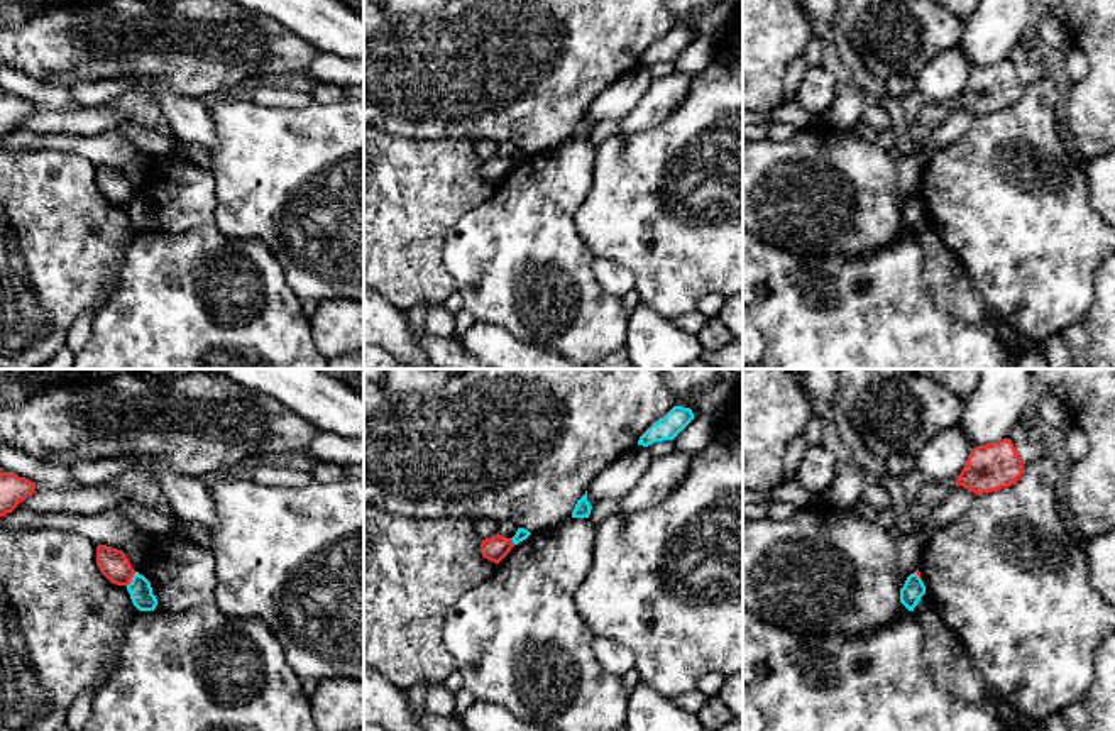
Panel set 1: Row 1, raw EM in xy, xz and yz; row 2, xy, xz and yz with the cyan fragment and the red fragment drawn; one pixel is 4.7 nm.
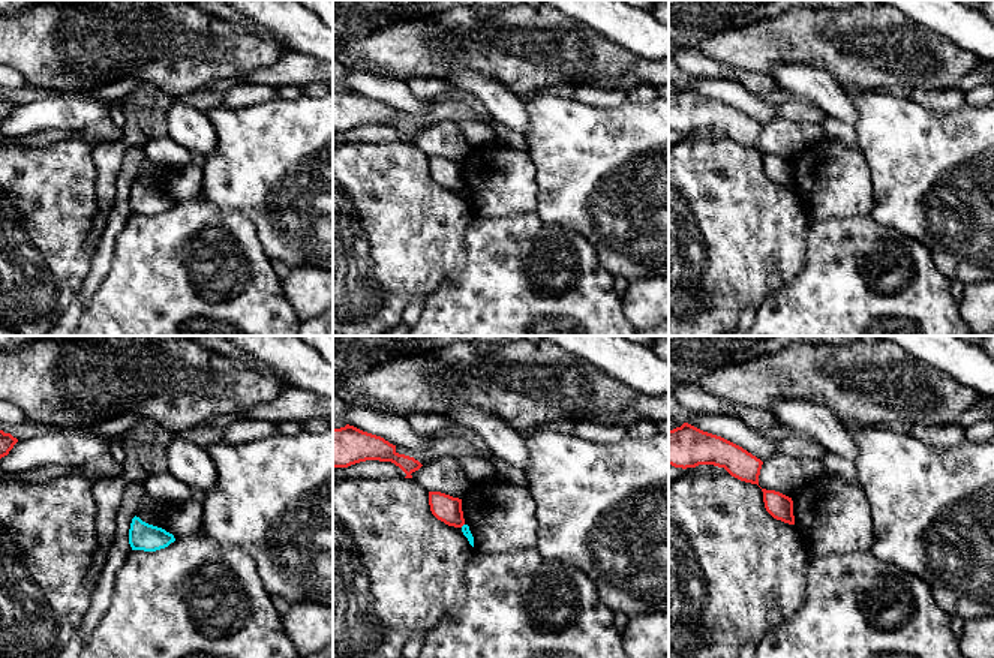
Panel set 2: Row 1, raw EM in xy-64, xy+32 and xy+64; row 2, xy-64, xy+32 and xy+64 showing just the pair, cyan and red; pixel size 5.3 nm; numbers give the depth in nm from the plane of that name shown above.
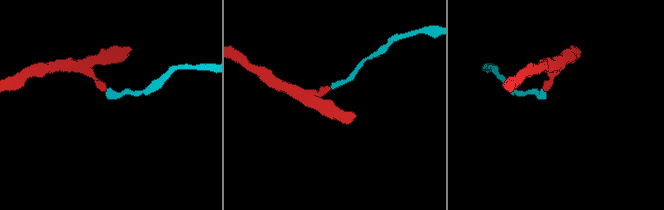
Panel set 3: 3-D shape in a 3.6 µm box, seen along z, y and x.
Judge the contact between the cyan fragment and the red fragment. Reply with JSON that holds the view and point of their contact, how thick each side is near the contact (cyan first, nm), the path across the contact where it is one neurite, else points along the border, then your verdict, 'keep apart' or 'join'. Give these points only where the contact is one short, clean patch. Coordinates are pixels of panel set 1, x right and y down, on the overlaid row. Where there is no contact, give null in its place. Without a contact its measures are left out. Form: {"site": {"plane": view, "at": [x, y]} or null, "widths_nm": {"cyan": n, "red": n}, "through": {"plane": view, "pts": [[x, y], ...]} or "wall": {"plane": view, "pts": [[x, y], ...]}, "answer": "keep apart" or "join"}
{"site": {"plane": "xy", "at": [132, 579]}, "widths_nm": {"cyan": 110, "red": 140}, "wall": {"plane": "xy", "pts": [[136, 572], [127, 586]]}, "answer": "keep apart"}

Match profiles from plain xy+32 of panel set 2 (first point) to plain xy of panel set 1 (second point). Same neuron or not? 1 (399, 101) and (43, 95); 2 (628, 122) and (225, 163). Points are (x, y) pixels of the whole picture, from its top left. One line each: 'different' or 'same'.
1: same
2: same

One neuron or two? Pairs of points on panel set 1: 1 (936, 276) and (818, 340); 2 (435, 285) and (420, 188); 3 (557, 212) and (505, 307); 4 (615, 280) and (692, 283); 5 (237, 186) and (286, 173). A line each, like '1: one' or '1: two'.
1: two
2: one
3: one
4: two
5: one

